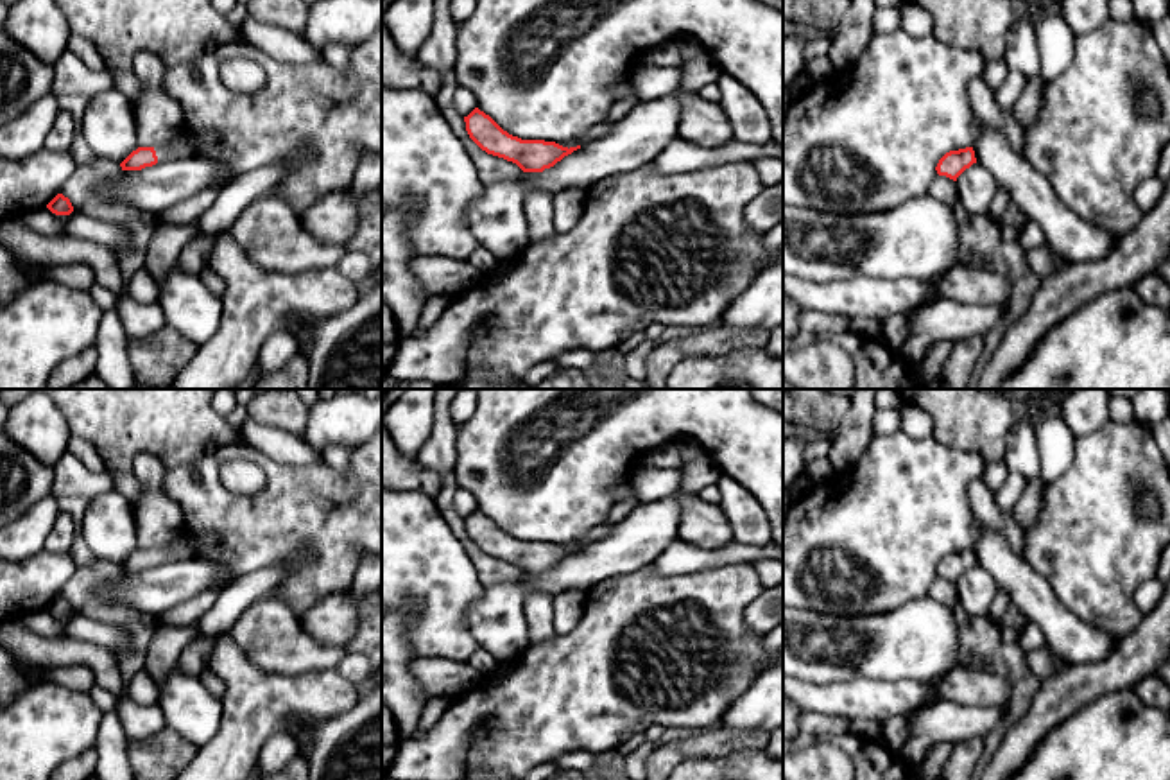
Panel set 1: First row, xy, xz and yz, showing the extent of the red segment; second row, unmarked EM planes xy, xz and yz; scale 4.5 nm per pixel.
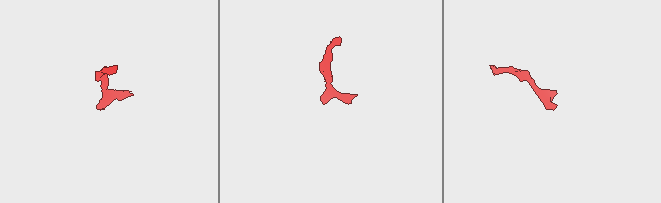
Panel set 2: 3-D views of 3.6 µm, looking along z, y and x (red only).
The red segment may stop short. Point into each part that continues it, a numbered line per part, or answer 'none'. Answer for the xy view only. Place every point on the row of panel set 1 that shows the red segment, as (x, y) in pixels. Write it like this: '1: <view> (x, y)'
1: xy (187, 144)

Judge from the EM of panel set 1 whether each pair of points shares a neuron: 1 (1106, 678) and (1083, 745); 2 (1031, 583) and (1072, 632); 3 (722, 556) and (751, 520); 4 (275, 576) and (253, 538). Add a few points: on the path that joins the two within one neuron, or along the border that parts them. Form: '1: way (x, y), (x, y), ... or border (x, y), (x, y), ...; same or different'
1: border (1133, 687), (1108, 691), (1065, 719); different
2: way (1036, 596), (1059, 619); same
3: border (733, 540), (740, 544); different
4: border (307, 547), (230, 583); different

